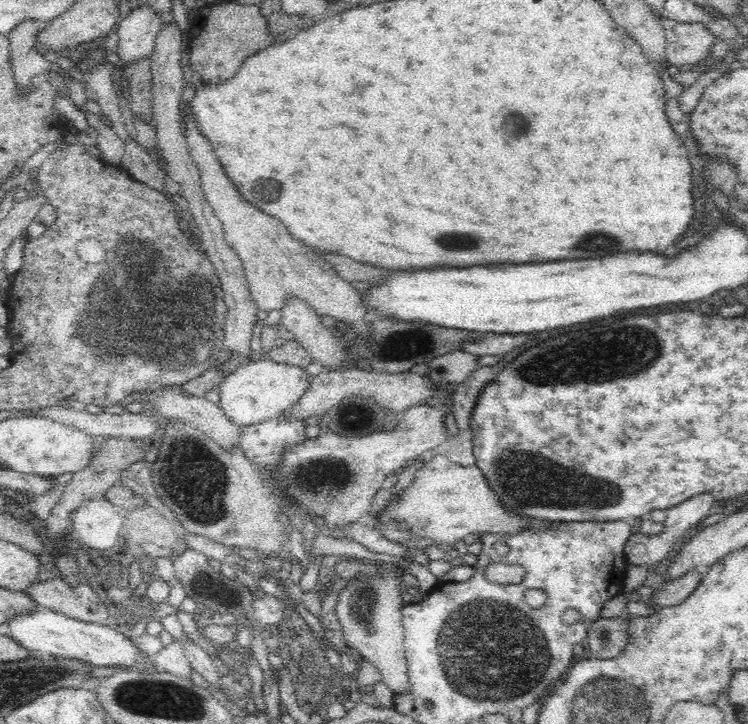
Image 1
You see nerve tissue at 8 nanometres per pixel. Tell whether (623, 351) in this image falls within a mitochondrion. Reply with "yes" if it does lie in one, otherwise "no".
yes

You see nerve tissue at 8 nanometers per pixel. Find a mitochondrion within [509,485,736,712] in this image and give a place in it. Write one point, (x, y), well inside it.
(605, 636)

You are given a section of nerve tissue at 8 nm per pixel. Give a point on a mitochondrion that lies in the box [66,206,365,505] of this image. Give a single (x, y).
(176, 337)

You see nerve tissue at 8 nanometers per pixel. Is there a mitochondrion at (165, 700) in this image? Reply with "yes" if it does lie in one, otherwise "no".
yes

